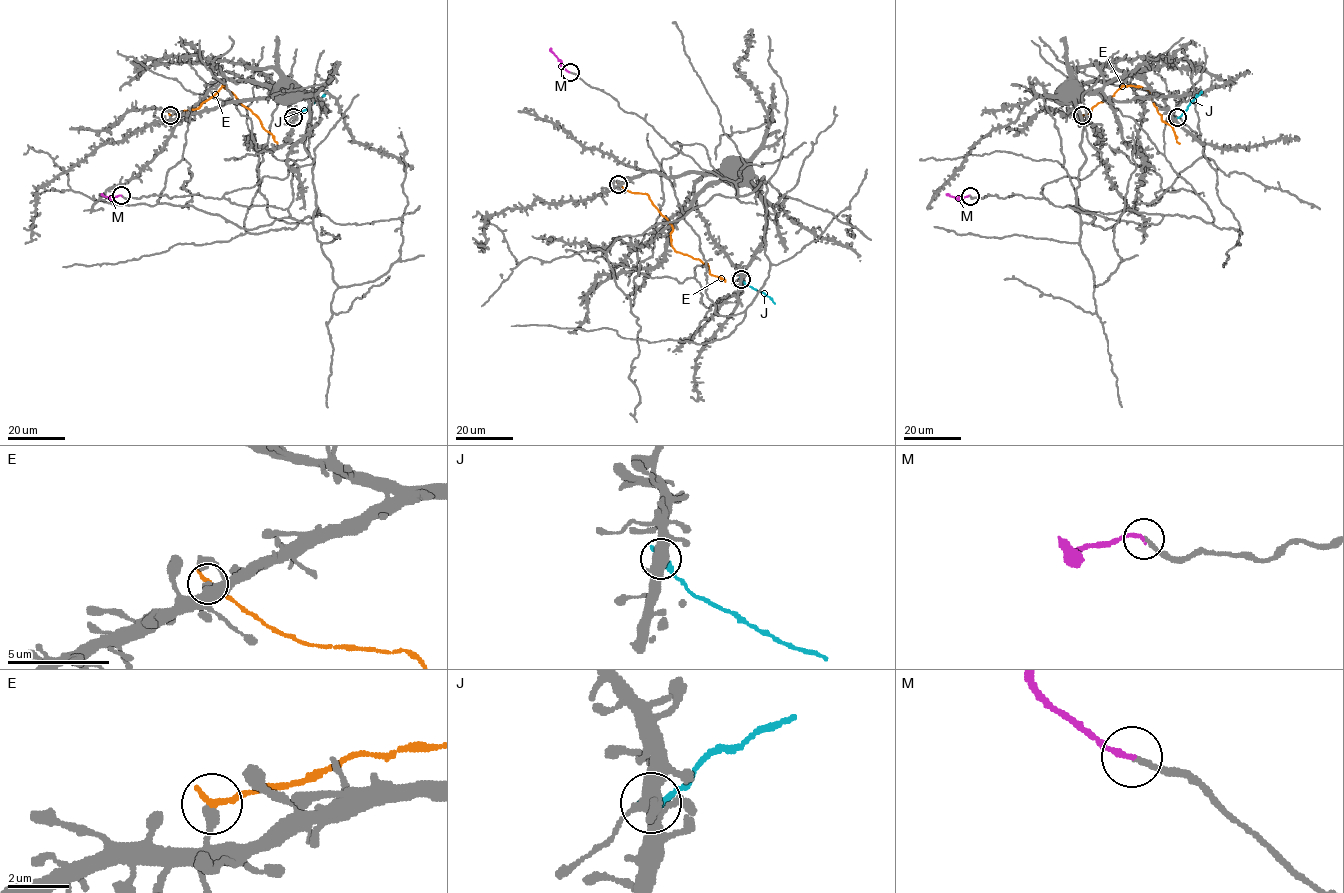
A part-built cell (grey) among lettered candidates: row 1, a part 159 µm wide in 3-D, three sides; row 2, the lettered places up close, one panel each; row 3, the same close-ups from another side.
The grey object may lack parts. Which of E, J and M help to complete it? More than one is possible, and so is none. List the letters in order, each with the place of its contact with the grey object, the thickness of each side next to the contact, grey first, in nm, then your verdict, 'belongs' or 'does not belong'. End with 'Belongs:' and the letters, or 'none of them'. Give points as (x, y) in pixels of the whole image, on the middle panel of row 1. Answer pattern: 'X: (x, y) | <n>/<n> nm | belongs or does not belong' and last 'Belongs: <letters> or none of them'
E: (618, 184) | 360/220 nm | does not belong
J: (741, 279) | 340/260 nm | does not belong
M: (570, 72) | 190/180 nm | belongs
Belongs: M

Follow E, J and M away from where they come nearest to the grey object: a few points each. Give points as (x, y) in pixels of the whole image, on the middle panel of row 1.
E: (618, 184), (632, 193), (648, 196), (671, 224), (671, 245), (677, 252), (706, 263), (710, 273), (725, 281)
J: (741, 279), (763, 292), (775, 304)
M: (570, 72), (560, 65), (550, 48)

